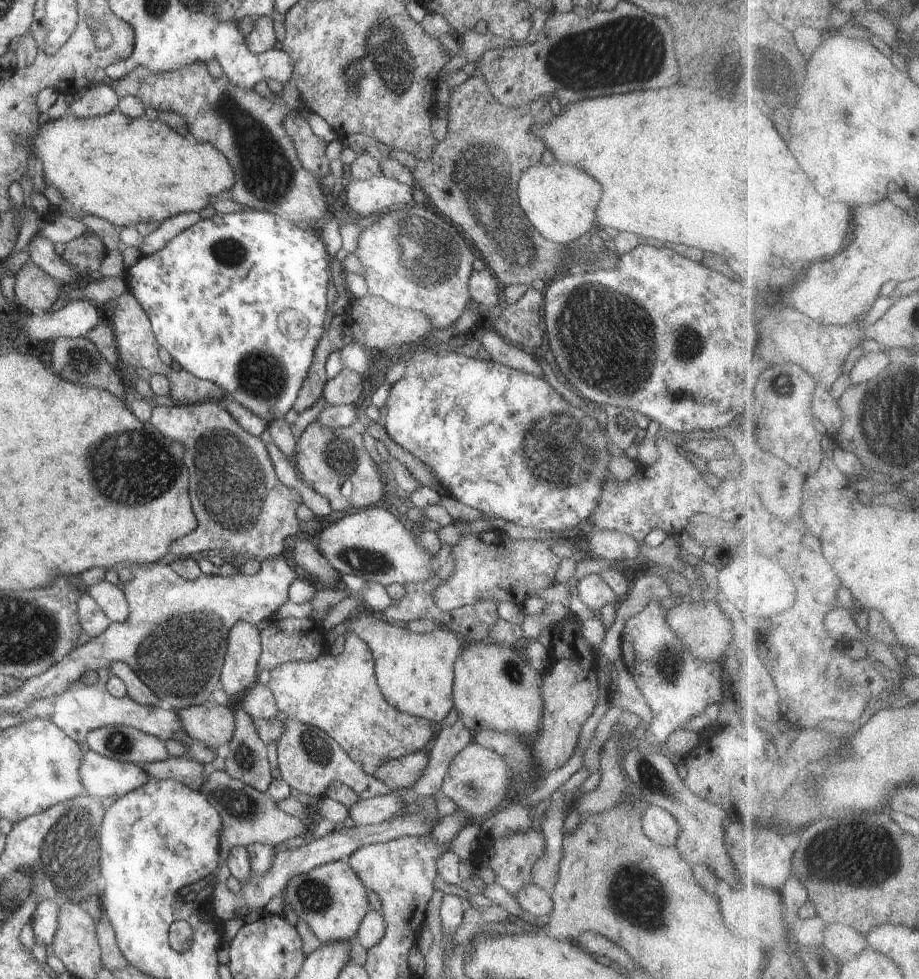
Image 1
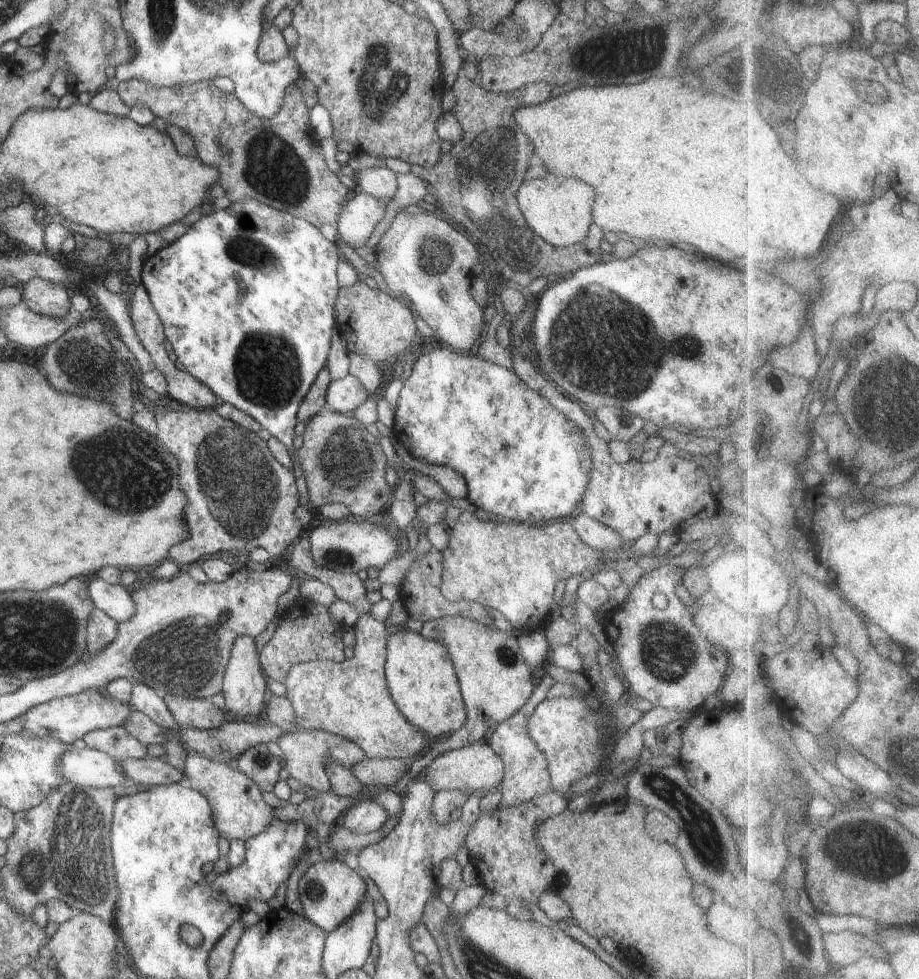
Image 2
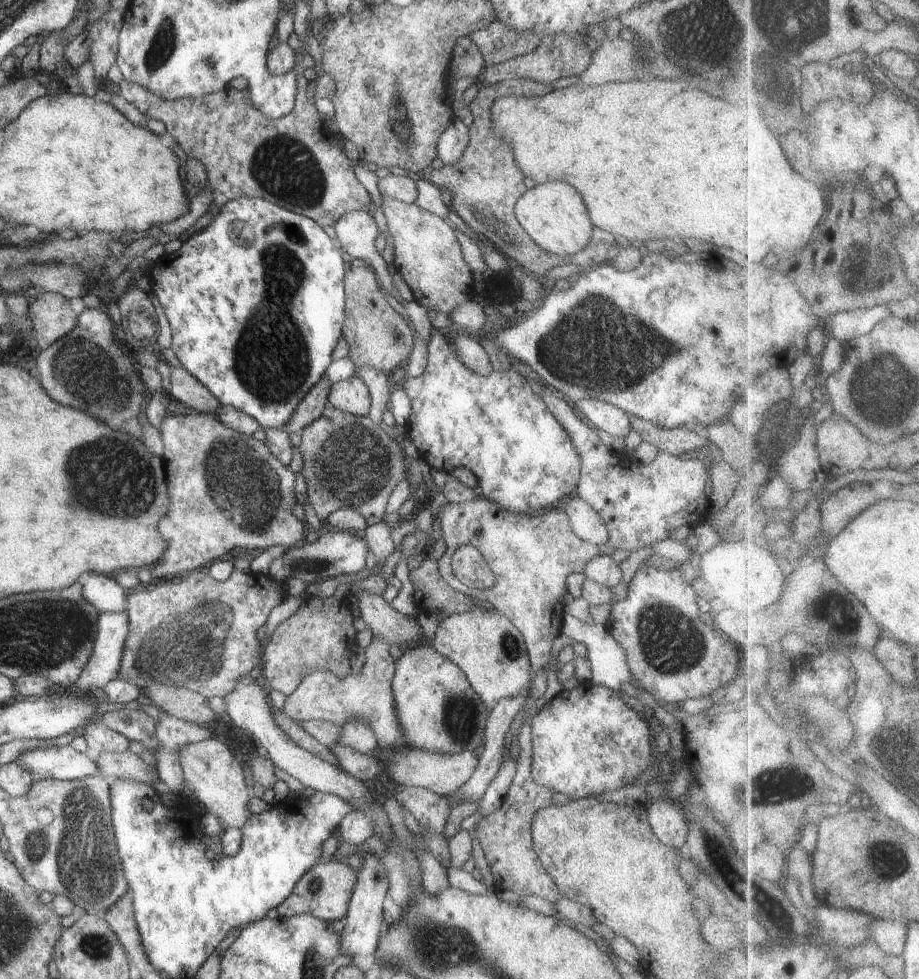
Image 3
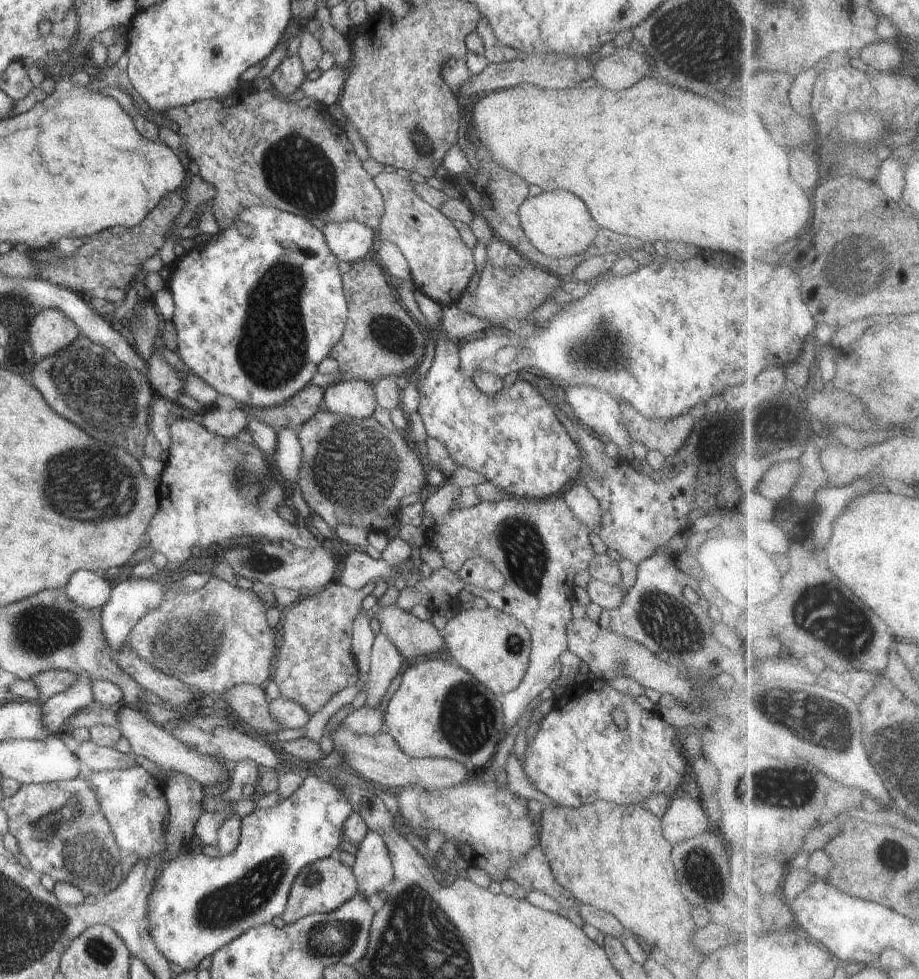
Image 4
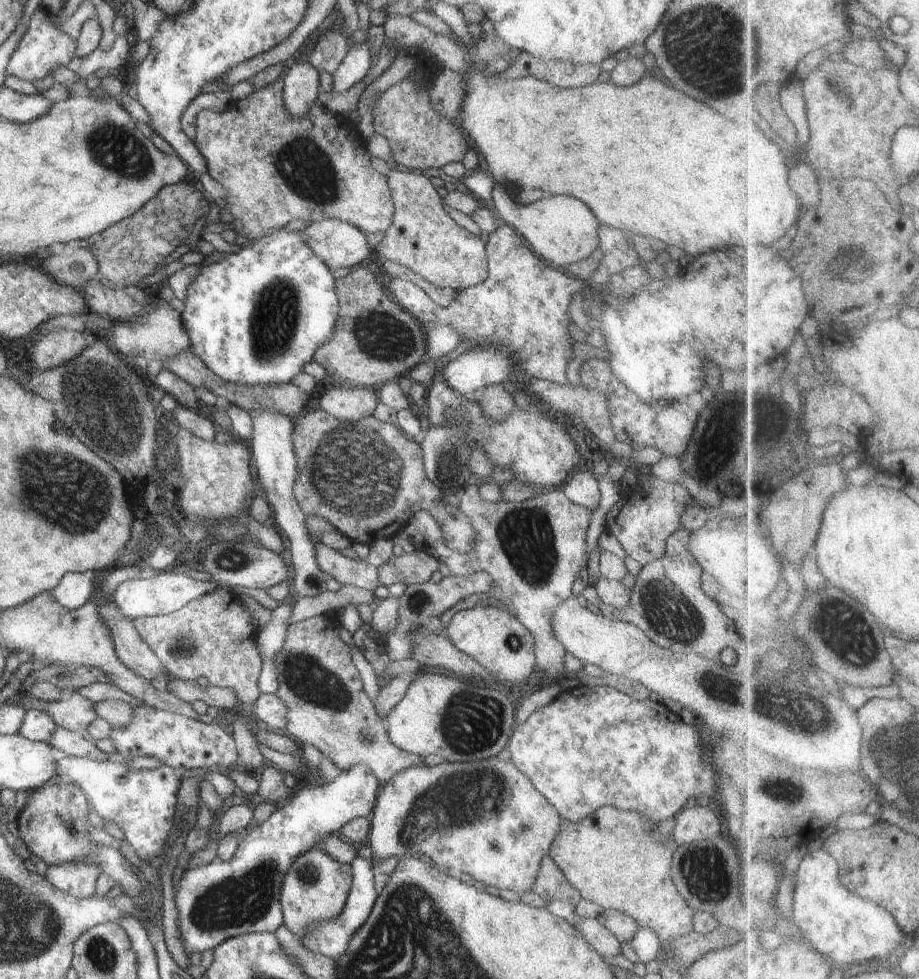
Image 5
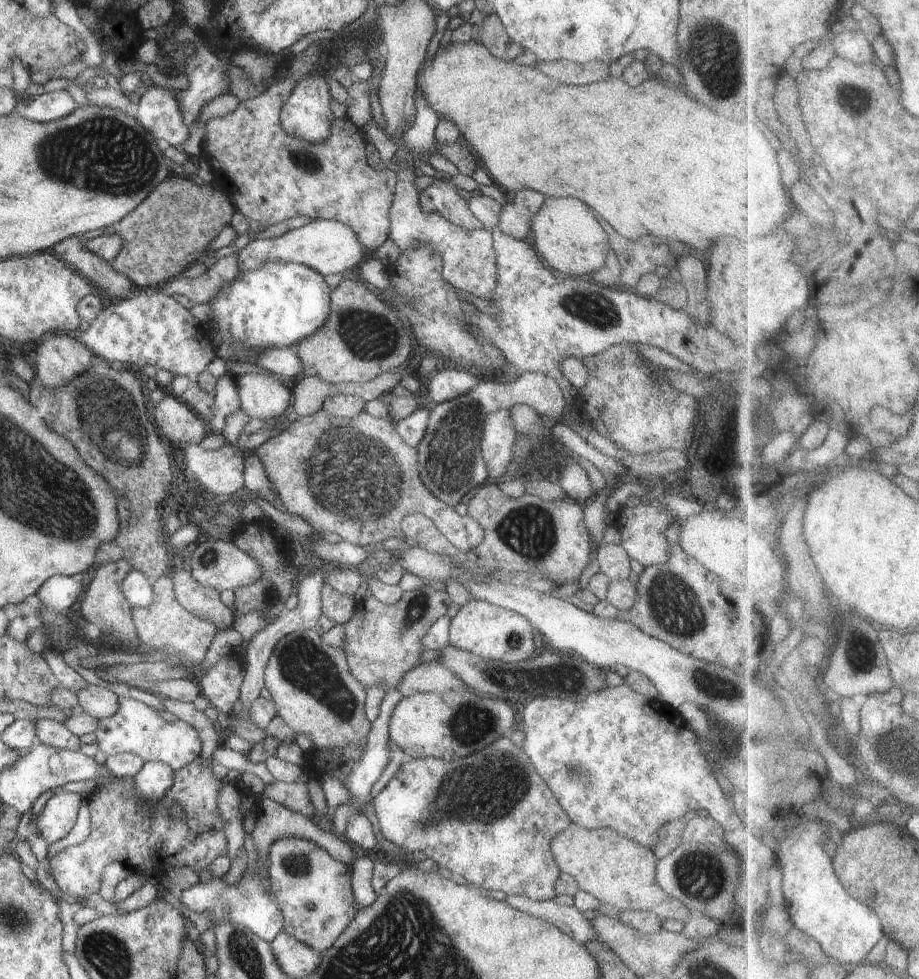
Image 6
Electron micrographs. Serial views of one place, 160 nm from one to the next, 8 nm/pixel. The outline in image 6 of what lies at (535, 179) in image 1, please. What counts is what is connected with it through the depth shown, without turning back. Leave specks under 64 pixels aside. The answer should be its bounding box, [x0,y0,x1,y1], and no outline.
[531,197,611,279]

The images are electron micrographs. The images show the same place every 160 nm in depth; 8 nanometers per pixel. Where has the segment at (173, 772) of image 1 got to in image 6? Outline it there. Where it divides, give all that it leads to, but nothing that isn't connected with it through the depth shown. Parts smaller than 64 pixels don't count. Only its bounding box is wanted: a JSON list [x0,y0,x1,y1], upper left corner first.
[32,719,80,750]

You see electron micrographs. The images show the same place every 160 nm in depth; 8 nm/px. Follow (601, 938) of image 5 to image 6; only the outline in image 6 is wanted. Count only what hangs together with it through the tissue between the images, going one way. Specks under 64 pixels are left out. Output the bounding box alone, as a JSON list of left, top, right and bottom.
[505,895,596,943]

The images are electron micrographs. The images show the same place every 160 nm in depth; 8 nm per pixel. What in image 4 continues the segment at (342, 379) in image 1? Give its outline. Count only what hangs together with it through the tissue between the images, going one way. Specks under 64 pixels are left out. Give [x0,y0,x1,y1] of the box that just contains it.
[320,379,377,419]

